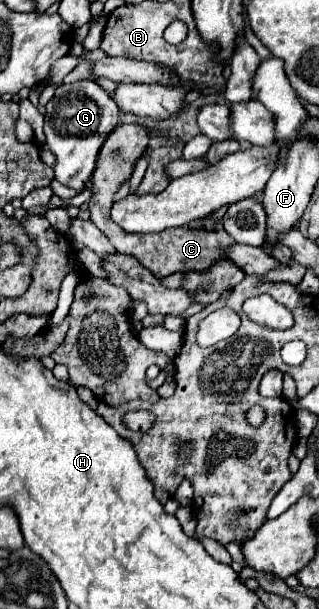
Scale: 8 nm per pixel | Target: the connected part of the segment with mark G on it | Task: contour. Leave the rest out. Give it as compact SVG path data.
M78 80L56 88L54 98L46 104L44 134L46 134L46 146L56 154L58 160L53 168L58 182L78 192L84 190L88 178L92 176L94 162L98 158L102 142L120 120L118 114L120 110L116 102L110 98L110 94L92 80Z

